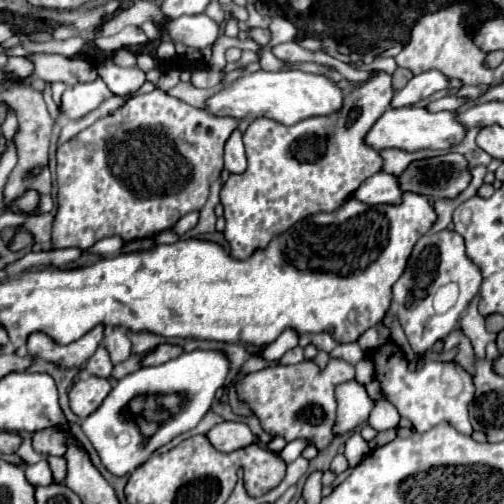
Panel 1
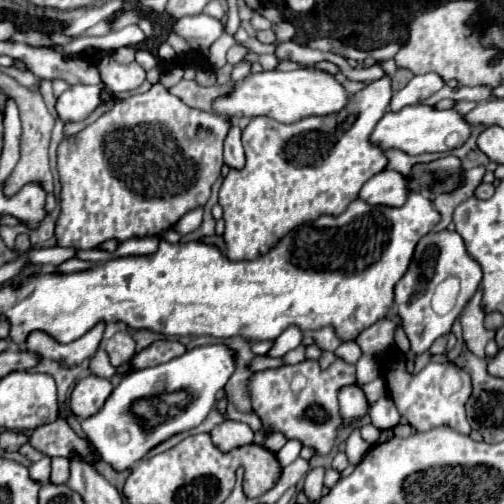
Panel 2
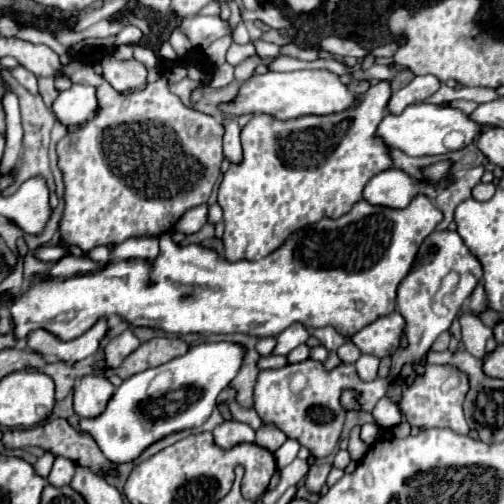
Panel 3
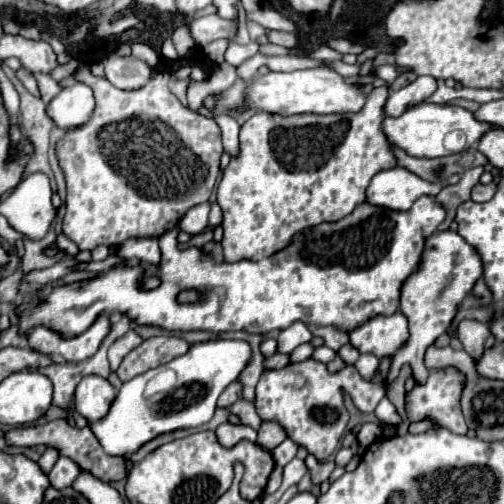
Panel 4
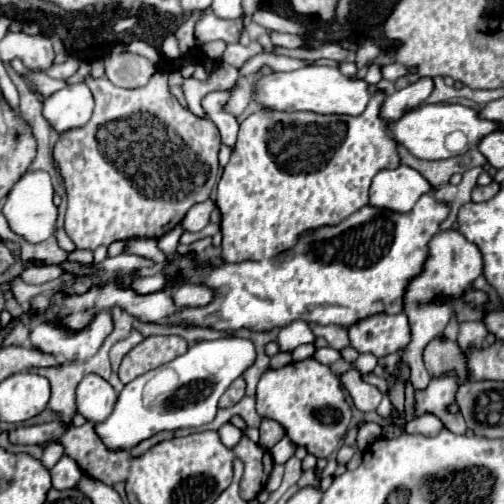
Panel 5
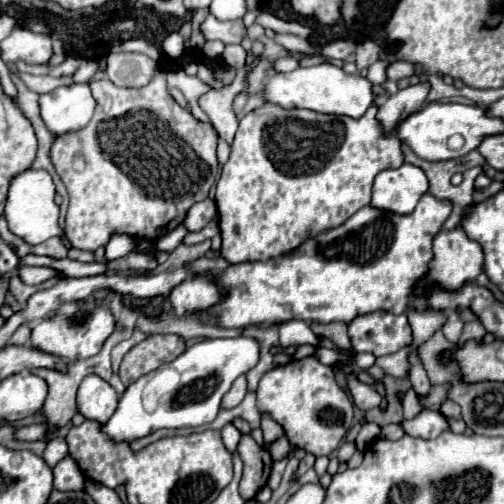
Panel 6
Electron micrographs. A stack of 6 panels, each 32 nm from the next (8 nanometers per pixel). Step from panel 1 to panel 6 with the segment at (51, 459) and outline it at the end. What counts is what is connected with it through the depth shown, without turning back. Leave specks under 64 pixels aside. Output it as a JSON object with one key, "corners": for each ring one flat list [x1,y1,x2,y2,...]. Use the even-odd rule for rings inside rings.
{"corners":[[70,456,62,458,54,466,52,474,54,474,54,488,56,490,66,492,66,490,82,490,84,488,84,476,82,476,78,464]]}

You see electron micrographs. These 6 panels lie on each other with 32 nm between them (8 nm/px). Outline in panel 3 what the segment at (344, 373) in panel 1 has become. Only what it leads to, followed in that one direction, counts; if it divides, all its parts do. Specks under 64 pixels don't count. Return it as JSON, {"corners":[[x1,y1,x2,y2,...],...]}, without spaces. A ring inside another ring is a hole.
{"corners":[[304,360,300,364,286,364,278,370,262,370,254,384,254,410,264,424,278,426,288,438,298,440,310,448,316,458,328,456,336,446,344,426,344,410,340,406,340,392,346,384,356,380,352,364,340,362,332,370,324,370,316,360],[296,378,306,378,306,386,298,390]]}

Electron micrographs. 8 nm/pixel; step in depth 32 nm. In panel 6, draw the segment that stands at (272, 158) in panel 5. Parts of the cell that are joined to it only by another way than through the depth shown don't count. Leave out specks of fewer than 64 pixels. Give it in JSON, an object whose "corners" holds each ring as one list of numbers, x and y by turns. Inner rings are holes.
{"corners":[[378,102,372,104,372,108,368,108,368,112,358,120,346,116,324,116,312,110,284,110,274,104,264,104,244,116,232,142,230,160,224,164,222,176,216,184,222,256,230,264,238,264,288,254,308,236,336,228,356,210,368,206,376,174,404,164,400,140,384,132,376,112]]}

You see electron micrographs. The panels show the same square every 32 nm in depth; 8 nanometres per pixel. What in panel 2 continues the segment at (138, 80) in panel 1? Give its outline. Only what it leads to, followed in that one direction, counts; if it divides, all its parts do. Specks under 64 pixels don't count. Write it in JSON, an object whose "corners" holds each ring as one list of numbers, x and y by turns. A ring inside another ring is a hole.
{"corners":[[110,56,102,58,102,62,98,64,98,72,102,82,112,90,112,94,120,94,120,92,132,92,136,88,140,88,146,80,146,72,140,64,132,62,128,66,114,62]]}

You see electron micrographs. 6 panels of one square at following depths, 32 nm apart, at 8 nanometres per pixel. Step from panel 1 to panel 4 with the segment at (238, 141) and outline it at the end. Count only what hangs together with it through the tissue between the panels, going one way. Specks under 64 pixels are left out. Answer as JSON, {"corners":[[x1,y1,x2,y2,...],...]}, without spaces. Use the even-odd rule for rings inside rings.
{"corners":[[220,114,220,116,216,116,216,122,218,122,218,126,222,128,224,152,226,152,230,158,236,158,236,156,238,156,238,132,240,132,238,122,236,122,230,114]]}

